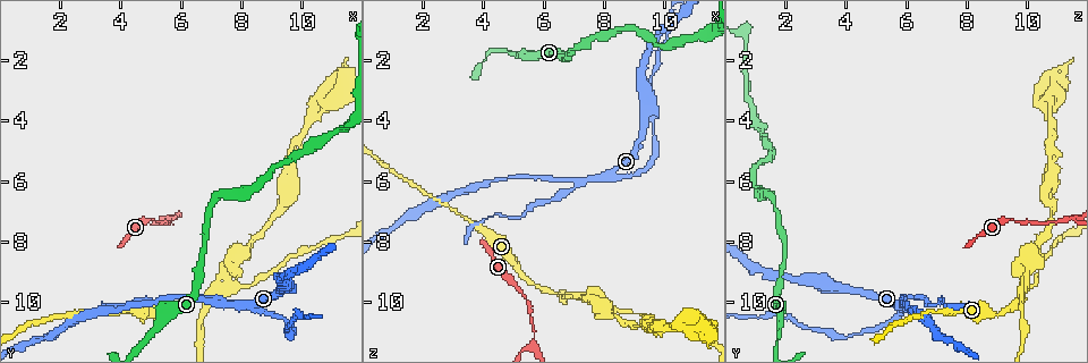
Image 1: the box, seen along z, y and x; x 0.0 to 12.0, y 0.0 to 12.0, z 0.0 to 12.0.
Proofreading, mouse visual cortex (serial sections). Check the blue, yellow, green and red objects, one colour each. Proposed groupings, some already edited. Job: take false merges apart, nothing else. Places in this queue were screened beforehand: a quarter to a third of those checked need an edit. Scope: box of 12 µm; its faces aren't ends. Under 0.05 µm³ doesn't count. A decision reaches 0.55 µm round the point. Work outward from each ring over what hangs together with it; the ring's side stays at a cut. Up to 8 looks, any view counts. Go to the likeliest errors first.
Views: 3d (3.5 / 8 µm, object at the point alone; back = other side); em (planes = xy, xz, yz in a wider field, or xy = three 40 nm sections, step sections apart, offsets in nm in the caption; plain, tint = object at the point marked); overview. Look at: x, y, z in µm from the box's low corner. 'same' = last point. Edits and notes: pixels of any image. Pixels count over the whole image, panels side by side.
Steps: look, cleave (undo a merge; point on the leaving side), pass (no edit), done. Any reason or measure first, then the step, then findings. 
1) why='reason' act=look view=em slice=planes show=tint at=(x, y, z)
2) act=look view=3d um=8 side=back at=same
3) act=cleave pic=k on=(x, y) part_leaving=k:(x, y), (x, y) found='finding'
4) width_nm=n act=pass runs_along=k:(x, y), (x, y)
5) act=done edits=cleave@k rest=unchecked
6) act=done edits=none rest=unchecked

why='three-way junction' act=look view=3d um=3.5 at=(6.8, 9.9, 9.8)

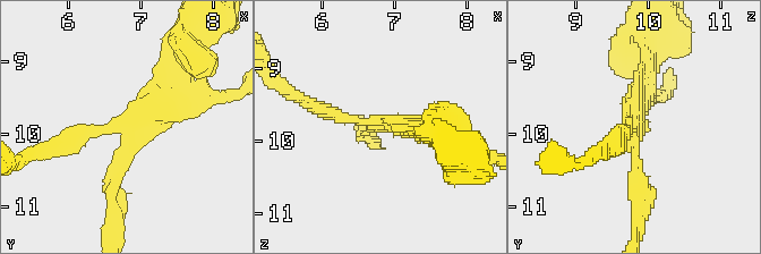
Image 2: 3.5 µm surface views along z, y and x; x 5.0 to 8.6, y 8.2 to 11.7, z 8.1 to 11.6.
act=look view=em slice=planes show=tint at=(6.80, 9.85, 9.70)

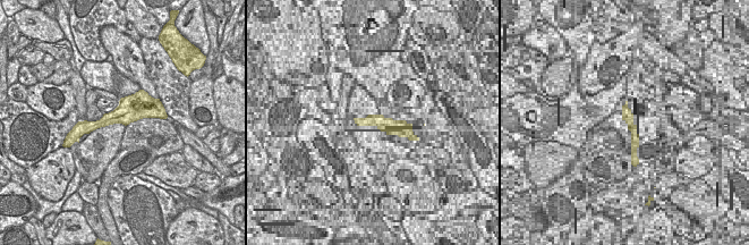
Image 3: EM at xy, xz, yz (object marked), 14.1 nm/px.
act=cleave pic=2 on=(439, 147) part_leaving=2:(647, 93), (658, 30) found='a second cell is stuck on'

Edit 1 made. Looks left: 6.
why='side arm on a straight run' act=look view=3d um=3.5 at=(7.1, 10.0, 5.9)

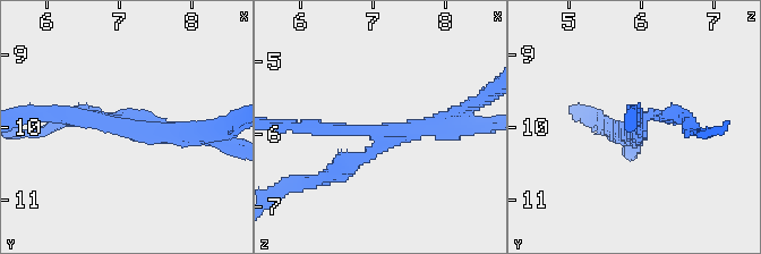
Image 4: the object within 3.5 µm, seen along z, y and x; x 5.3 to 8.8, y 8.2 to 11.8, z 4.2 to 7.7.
arms=3 arm_widths_nm=200,200,250 why='shape alone is not enough' act=look view=em slice=planes show=tint at=(7.10, 10.00, 6.00)

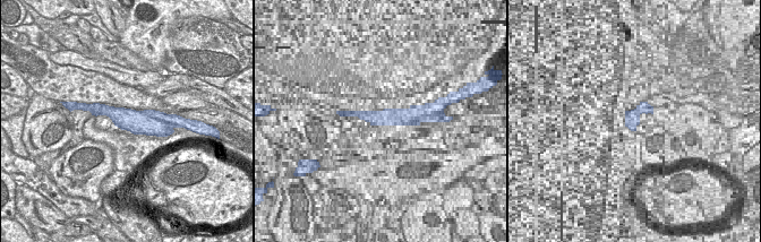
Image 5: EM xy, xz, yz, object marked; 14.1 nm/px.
act=cleave pic=4 on=(339, 160) border=5:(140, 111), (169, 124) found='a second cell is stuck on'

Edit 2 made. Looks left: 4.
why='sudden change in width' act=look view=3d um=3.5 at=(5.2, 10.8, 1.9)

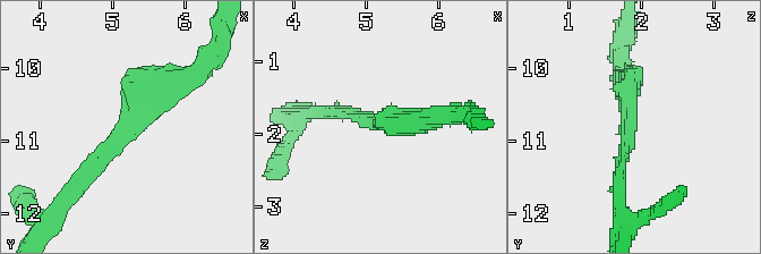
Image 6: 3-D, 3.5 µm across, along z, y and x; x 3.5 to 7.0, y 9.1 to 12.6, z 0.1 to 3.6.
arm_widths_nm=150,300 why='need the tissue' act=look view=em slice=xy step=5 show=tint at=(5.25, 10.80, 1.85)

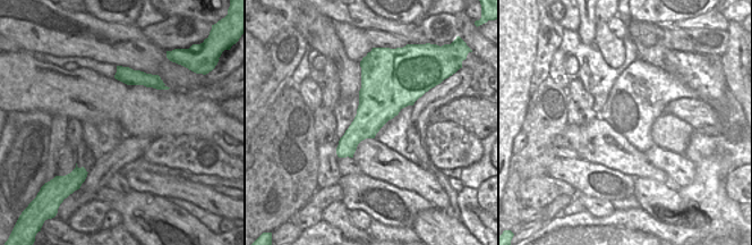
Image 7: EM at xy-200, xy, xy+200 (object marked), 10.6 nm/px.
act=pass runs_along=6:(196, 73), (176, 76), (78, 180) found='one cell here'

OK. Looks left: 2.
act=done edits=cleave@2,cleave@4 rest=unchecked

